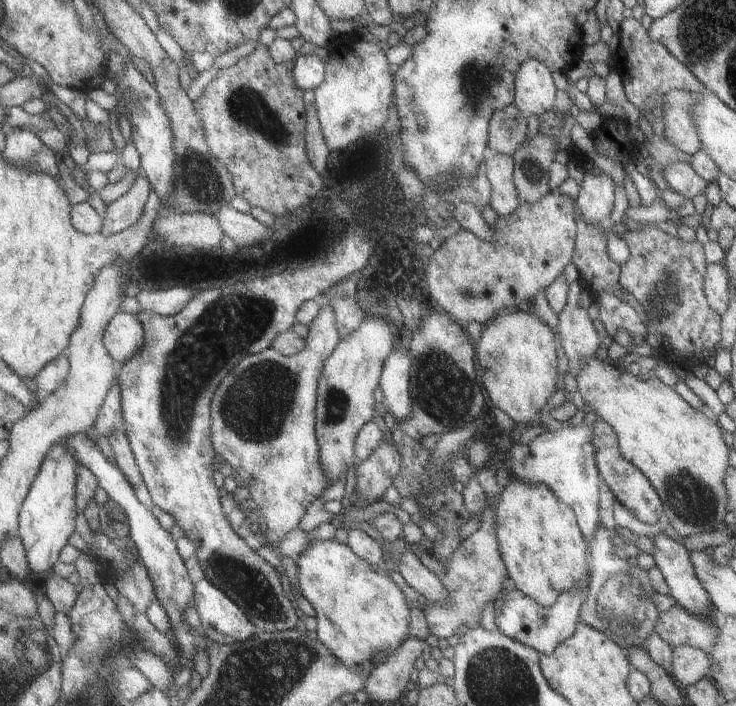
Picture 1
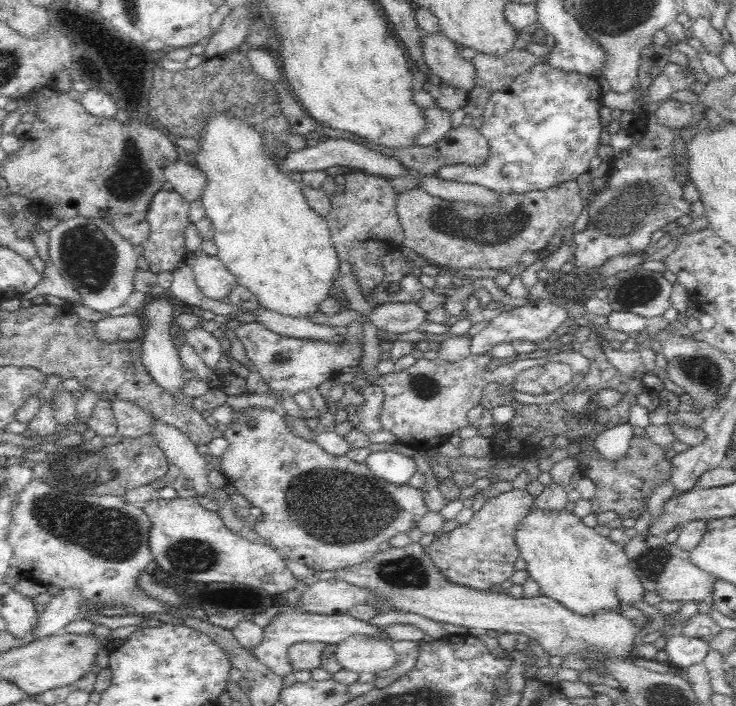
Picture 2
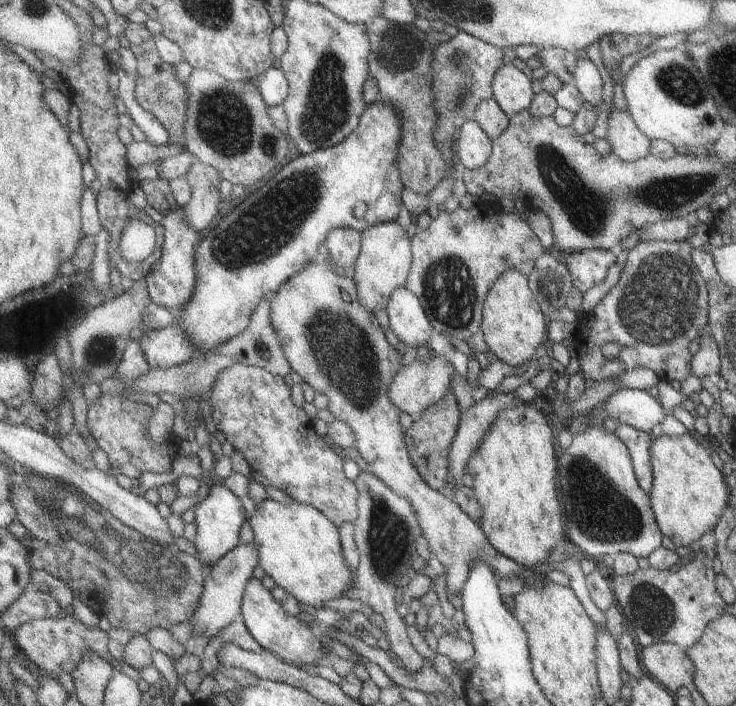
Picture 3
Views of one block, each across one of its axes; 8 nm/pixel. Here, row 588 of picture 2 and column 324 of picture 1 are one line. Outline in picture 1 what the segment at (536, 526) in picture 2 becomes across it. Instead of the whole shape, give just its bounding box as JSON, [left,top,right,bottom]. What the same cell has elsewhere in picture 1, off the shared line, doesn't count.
[295,540,409,668]

